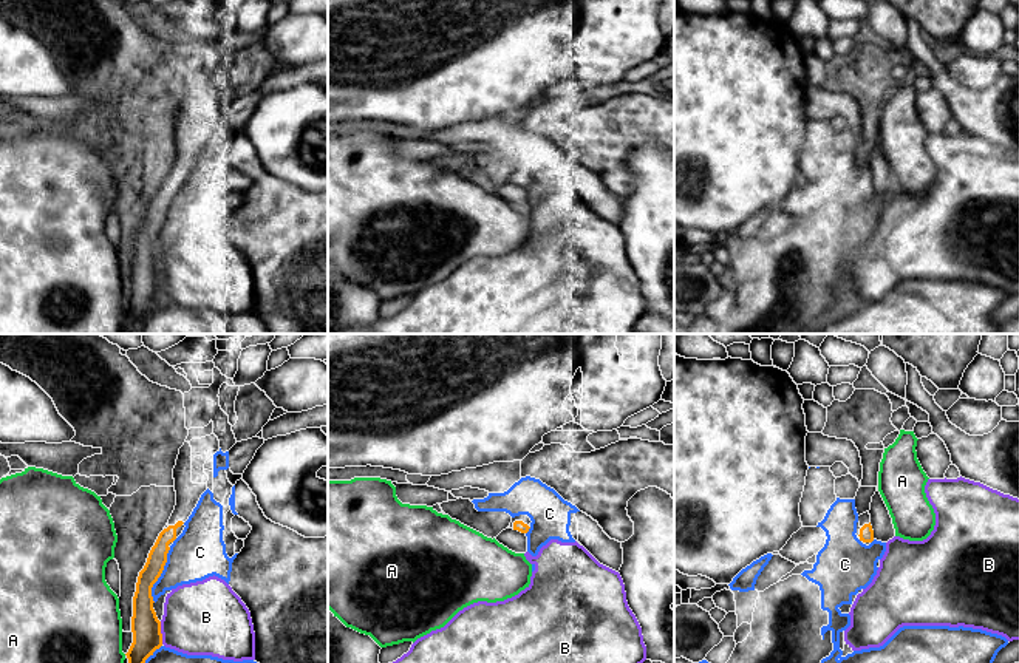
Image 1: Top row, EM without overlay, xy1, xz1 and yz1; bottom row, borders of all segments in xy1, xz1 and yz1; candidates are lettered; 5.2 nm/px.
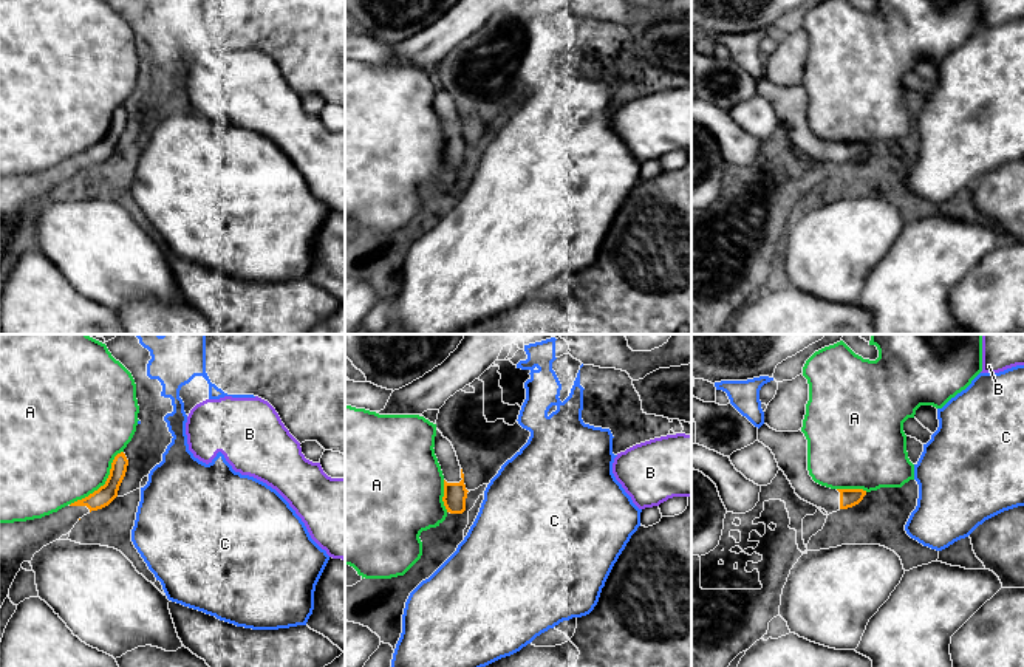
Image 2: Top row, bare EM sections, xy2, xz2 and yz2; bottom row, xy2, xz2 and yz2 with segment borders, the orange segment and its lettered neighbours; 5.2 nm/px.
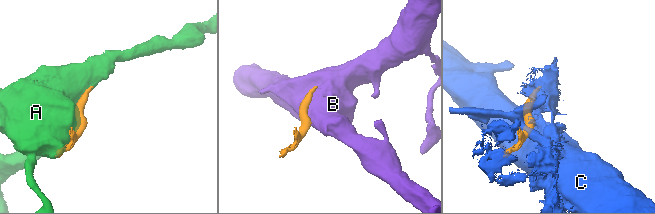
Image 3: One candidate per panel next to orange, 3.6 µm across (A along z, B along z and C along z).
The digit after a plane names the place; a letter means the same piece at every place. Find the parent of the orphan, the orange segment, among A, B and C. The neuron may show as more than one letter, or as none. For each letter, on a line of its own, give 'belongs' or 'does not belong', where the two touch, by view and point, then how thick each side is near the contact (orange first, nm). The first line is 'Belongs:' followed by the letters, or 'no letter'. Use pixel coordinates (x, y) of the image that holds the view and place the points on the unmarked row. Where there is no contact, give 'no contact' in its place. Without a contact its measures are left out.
Belongs: no letter
A: does not belong; meets orange in xy2 at (105, 136); 100 nm thick on the orange side, 460 nm on the other
B: does not belong; meets orange in xy1 at (160, 286); 150 nm thick on the orange side, 380 nm on the other
C: does not belong; meets orange in xy1 at (160, 229); 140 nm thick on the orange side, 280 nm on the other

